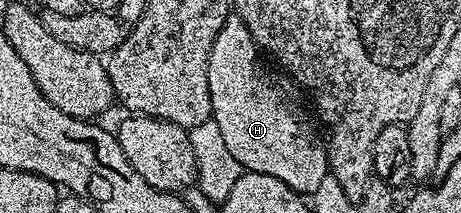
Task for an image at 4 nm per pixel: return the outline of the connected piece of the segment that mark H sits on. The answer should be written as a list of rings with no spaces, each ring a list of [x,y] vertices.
[[[238,16],[228,17],[213,40],[207,65],[211,113],[229,152],[248,171],[281,180],[300,196],[314,196],[317,184],[329,177],[327,147],[315,142],[315,130],[303,114],[291,107],[279,86],[266,82],[255,63],[257,47],[249,28]]]

